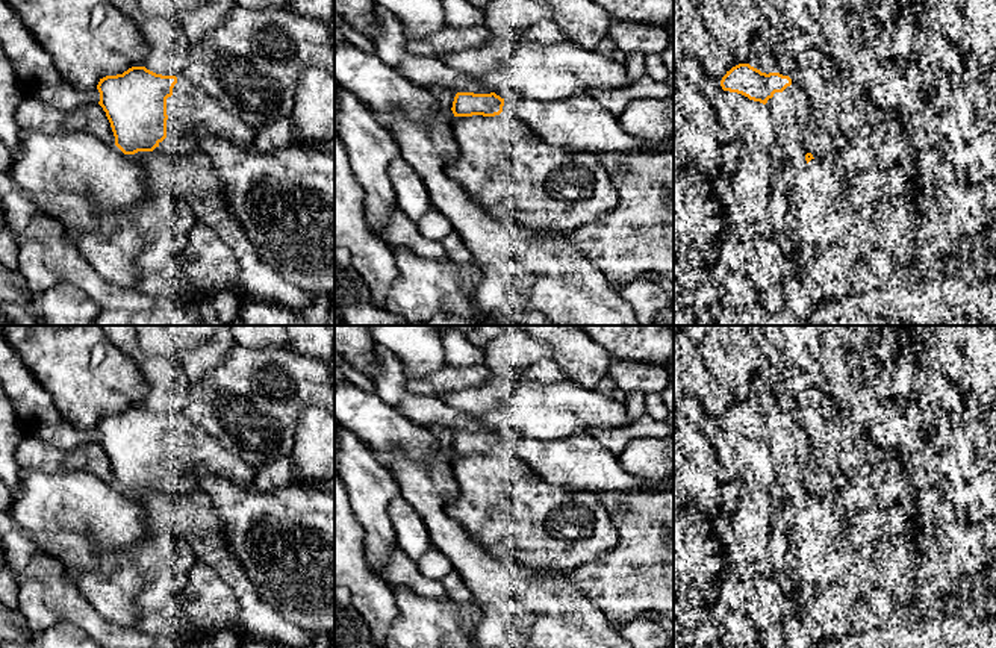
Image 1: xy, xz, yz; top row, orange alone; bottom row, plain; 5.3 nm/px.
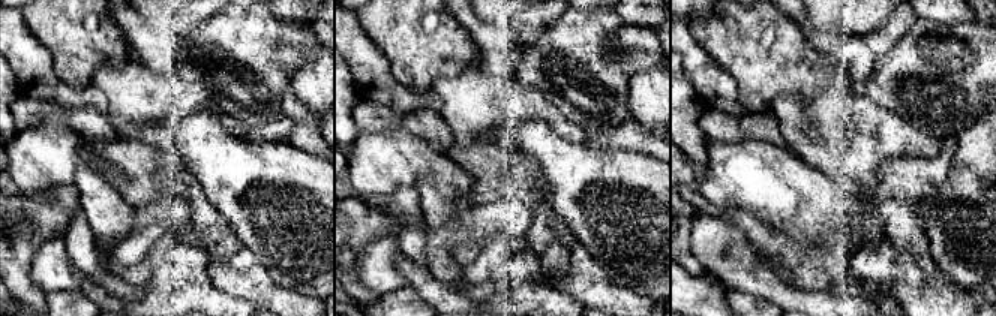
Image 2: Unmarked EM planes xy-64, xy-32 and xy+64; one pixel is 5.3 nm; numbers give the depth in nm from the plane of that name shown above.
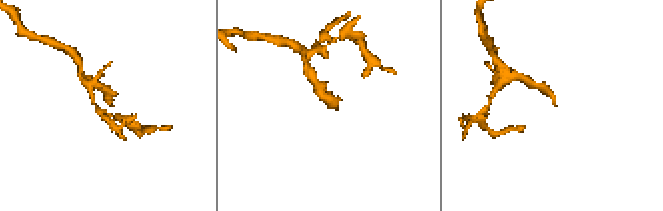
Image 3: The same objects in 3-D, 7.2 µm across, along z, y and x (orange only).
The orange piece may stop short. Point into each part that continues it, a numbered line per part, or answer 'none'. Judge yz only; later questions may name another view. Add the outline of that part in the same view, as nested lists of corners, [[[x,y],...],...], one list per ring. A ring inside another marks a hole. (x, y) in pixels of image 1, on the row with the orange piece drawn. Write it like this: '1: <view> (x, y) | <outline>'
1: yz (792, 120) | [[[798,91],[793,104],[781,115],[781,130],[784,139],[780,145],[798,171],[807,165],[807,153],[801,145],[799,130],[807,120],[808,106],[810,103],[805,92]]]

